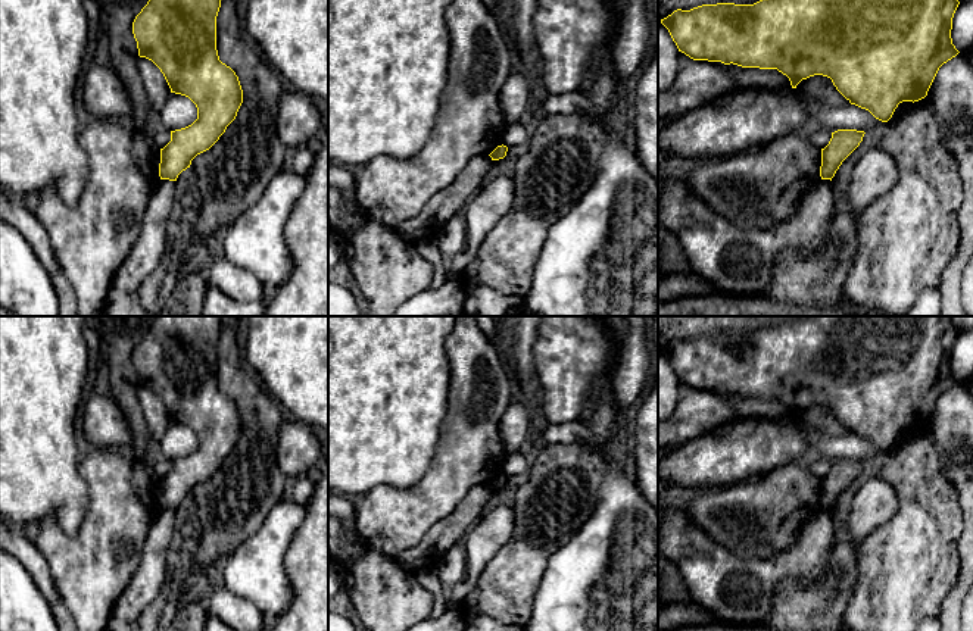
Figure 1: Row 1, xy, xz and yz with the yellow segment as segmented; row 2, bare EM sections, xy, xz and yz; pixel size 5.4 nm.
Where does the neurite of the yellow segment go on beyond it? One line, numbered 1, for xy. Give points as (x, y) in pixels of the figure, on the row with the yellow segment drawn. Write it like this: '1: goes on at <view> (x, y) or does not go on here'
1: does not go on here

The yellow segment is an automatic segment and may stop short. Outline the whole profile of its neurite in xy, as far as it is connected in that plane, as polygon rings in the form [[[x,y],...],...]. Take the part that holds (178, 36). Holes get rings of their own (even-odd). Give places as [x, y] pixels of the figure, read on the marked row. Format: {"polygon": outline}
{"polygon": [[[149,0],[132,22],[138,56],[160,69],[171,93],[188,97],[197,107],[197,119],[185,128],[171,131],[171,141],[160,149],[160,179],[177,181],[197,154],[219,140],[243,103],[238,76],[219,60],[216,50],[219,7],[221,0]]]}

